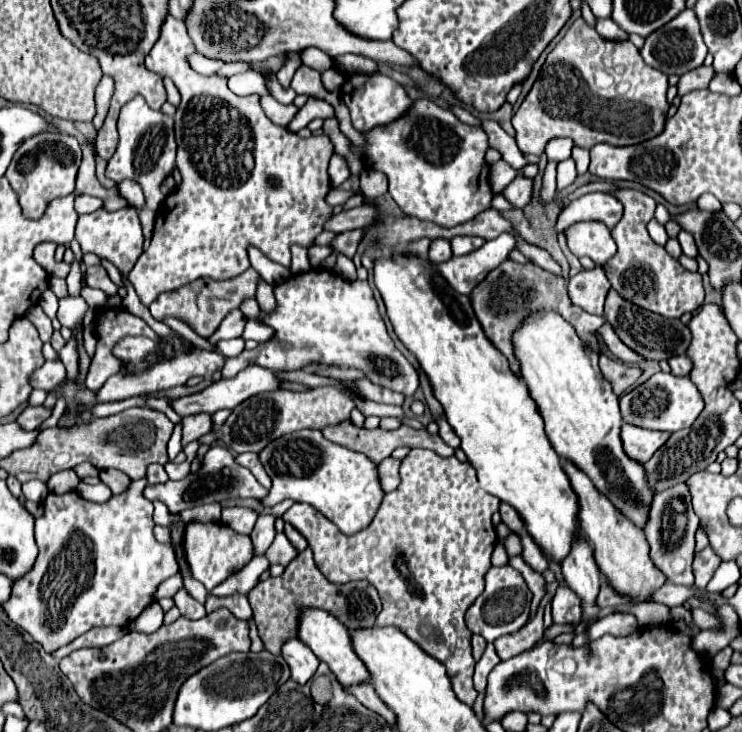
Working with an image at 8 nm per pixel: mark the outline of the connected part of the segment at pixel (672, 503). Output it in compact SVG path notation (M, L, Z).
M684 483L662 491L656 495L650 505L648 521L644 525L644 535L650 543L650 559L652 563L668 577L668 581L676 585L694 585L692 575L692 559L694 559L694 535L698 527L698 517L690 507L690 493Z

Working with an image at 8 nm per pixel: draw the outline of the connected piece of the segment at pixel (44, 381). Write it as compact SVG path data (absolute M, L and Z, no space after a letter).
M46 361L42 369L38 369L32 375L32 383L36 389L52 391L60 381L64 381L64 377L66 377L66 369L60 361Z

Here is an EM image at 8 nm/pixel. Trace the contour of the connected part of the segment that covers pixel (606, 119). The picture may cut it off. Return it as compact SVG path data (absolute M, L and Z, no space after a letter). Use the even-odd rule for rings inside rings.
M580 17L576 19L564 39L550 51L538 81L532 91L512 117L512 125L516 131L516 143L520 151L528 155L542 155L546 143L554 137L570 137L578 147L592 149L598 143L608 143L614 147L628 147L636 143L644 143L664 131L666 115L670 103L666 99L668 91L668 75L644 63L638 47L630 41L626 43L610 43L602 39L594 27L586 25Z

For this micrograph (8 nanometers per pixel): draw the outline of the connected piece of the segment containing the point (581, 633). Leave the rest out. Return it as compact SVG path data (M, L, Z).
M610 613L604 619L596 621L590 629L586 629L586 627L580 625L576 629L578 634L574 637L572 646L576 648L581 647L586 641L596 641L596 639L600 639L606 633L612 633L612 635L630 635L630 633L634 633L636 627L638 627L638 623L636 623L634 615L630 615L630 613Z

